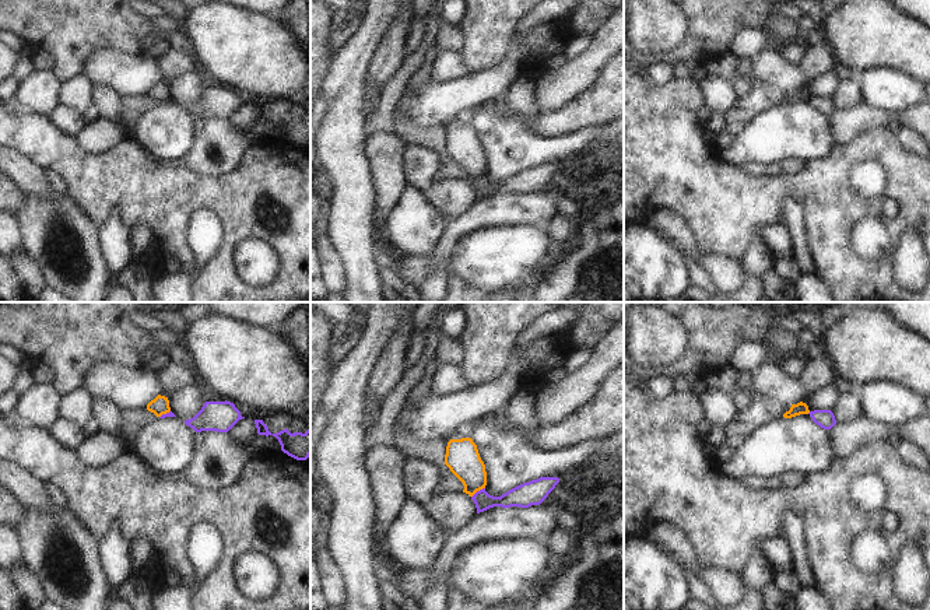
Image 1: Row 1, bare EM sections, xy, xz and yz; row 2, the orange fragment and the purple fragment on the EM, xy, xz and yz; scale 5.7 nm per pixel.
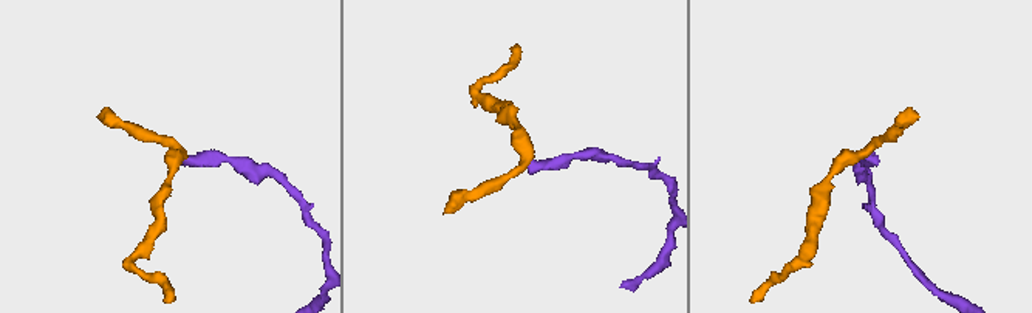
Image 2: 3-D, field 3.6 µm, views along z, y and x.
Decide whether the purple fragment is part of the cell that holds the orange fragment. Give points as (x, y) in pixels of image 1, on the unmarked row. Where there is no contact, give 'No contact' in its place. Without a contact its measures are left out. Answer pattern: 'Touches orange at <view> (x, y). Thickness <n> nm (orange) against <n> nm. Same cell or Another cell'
Touches orange at xz (477, 176). Thickness 190 nm (orange) against 120 nm. Another cell.

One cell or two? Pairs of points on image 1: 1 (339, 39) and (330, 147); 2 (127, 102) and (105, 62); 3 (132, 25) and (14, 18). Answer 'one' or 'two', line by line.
1: two
2: two
3: one

